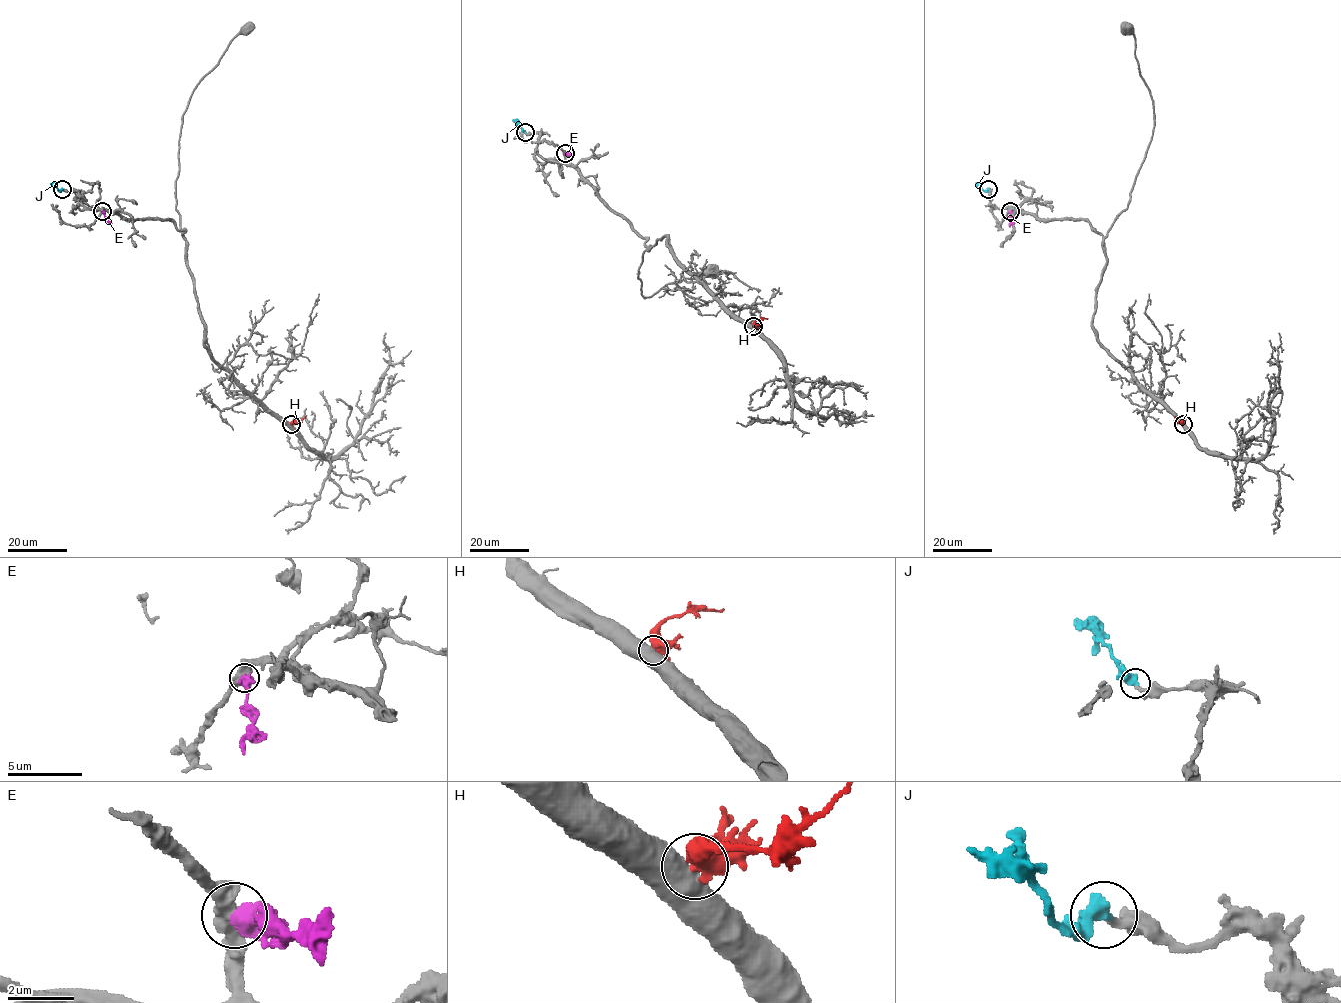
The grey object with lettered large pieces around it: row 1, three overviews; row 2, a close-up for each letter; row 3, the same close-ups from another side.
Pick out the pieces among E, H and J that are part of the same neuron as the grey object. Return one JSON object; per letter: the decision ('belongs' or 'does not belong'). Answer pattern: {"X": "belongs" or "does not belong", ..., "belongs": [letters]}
{"E": "does not belong", "H": "does not belong", "J": "belongs", "belongs": ["J"]}

